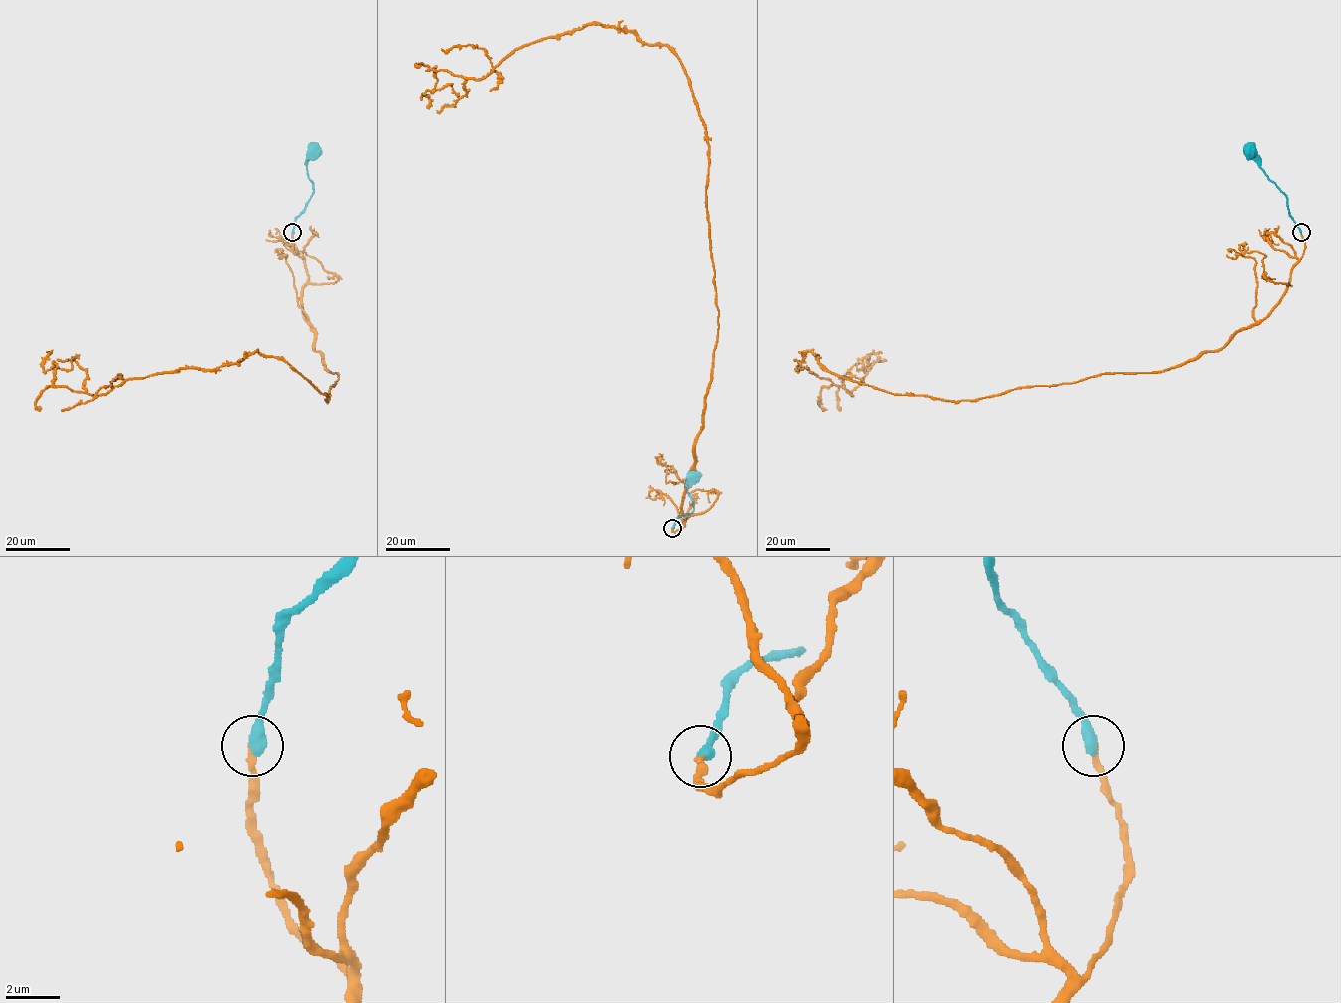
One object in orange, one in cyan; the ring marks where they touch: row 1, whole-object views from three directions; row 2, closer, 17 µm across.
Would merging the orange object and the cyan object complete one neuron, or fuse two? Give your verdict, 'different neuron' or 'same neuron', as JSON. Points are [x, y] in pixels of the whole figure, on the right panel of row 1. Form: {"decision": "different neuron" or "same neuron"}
{"decision": "same neuron"}

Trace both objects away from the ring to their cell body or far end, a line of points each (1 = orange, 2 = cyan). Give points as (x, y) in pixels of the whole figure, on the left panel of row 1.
1: (292, 232), (302, 314), (338, 375), (327, 401), (257, 351), (98, 396), (56, 386), (55, 363), (80, 355)
2: (292, 232), (295, 220), (313, 192), (313, 183), (307, 171), (307, 160), (312, 150)

